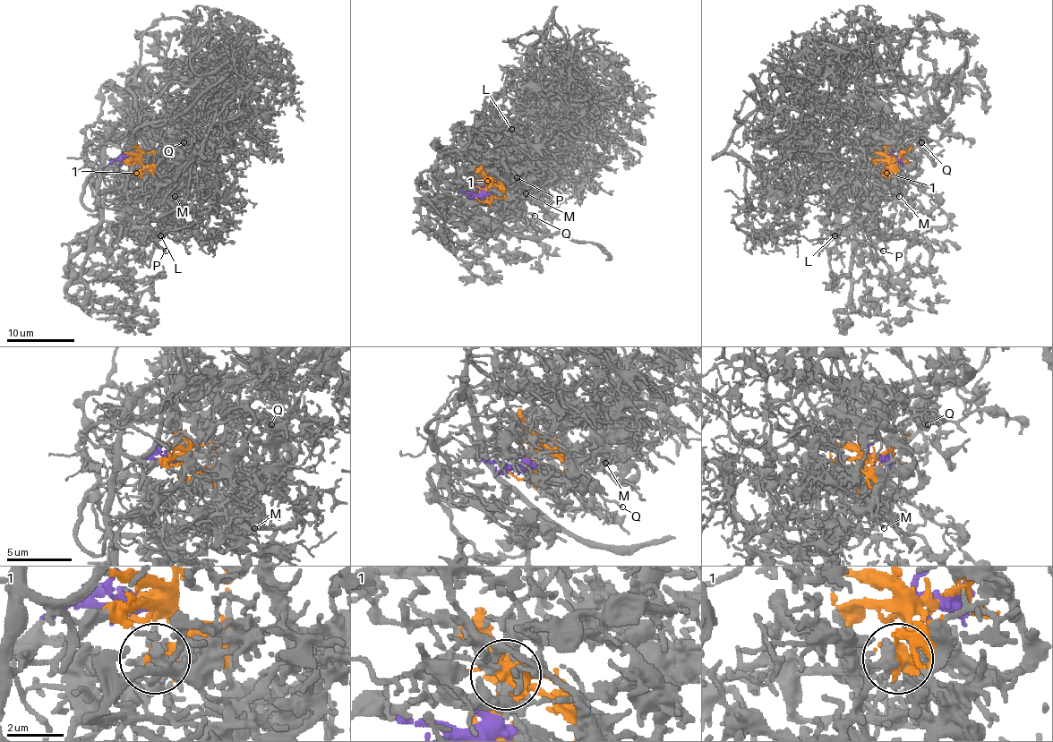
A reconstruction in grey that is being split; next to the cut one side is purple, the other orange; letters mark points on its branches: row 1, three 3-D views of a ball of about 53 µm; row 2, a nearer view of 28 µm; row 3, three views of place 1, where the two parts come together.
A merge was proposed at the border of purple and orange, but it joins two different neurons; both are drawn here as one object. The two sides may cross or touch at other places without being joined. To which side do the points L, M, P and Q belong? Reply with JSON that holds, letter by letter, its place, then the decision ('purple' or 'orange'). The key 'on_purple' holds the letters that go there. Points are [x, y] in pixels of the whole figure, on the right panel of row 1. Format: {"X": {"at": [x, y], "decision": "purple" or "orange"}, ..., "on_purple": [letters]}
{"L": {"at": [834, 235], "decision": "orange"}, "M": {"at": [899, 196], "decision": "orange"}, "P": {"at": [883, 251], "decision": "orange"}, "Q": {"at": [921, 142], "decision": "orange"}, "on_purple": []}

